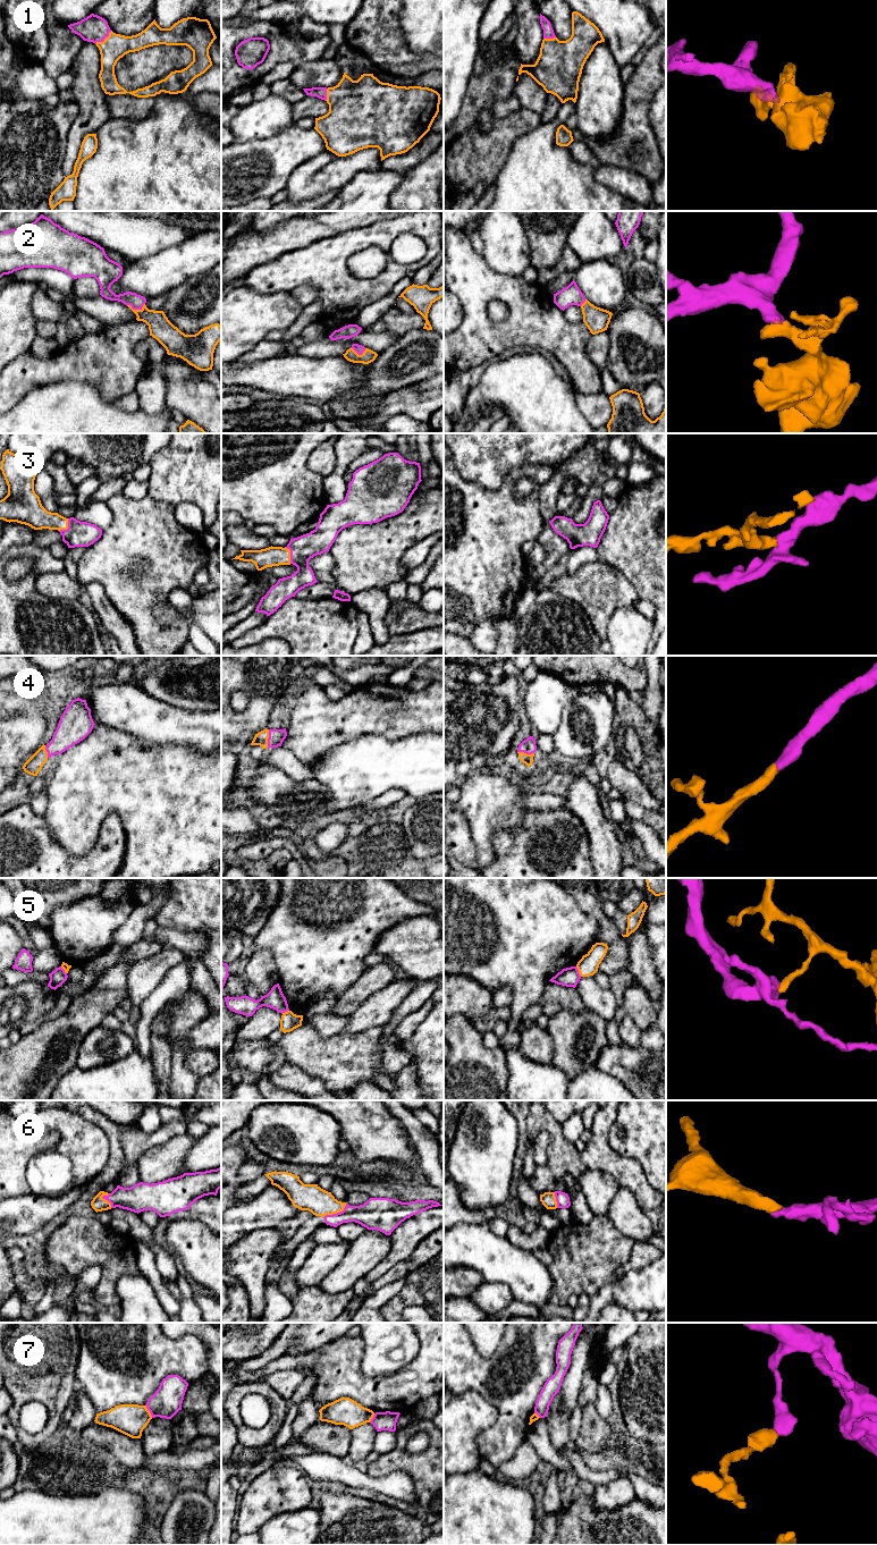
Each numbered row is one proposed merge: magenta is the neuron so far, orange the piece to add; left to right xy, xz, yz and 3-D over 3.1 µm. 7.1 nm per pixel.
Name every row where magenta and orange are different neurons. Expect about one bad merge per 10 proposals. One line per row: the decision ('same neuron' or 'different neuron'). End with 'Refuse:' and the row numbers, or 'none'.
1: same neuron
2: same neuron
3: same neuron
4: same neuron
5: different neuron
6: same neuron
7: different neuron
Refuse: 5, 7

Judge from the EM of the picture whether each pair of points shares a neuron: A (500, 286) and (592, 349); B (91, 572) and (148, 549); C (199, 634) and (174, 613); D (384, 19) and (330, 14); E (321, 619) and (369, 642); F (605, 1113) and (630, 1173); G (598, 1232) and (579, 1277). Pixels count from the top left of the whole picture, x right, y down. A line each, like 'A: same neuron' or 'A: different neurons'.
A: different neurons
B: same neuron
C: different neurons
D: different neurons
E: different neurons
F: same neuron
G: same neuron

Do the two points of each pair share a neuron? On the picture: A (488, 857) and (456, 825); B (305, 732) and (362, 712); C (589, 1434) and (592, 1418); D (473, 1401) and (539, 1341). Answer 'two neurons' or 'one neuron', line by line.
A: two neurons
B: one neuron
C: one neuron
D: two neurons

